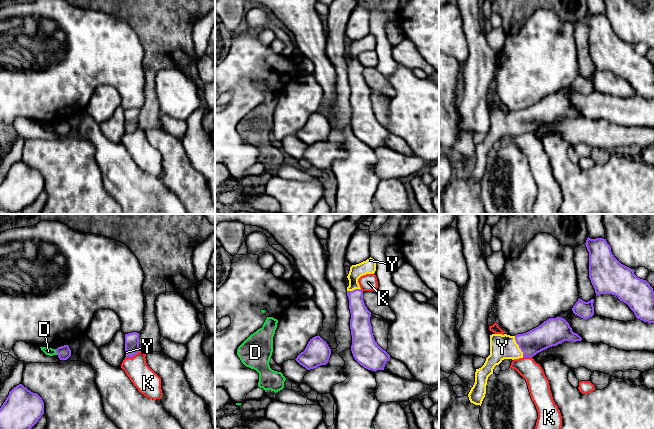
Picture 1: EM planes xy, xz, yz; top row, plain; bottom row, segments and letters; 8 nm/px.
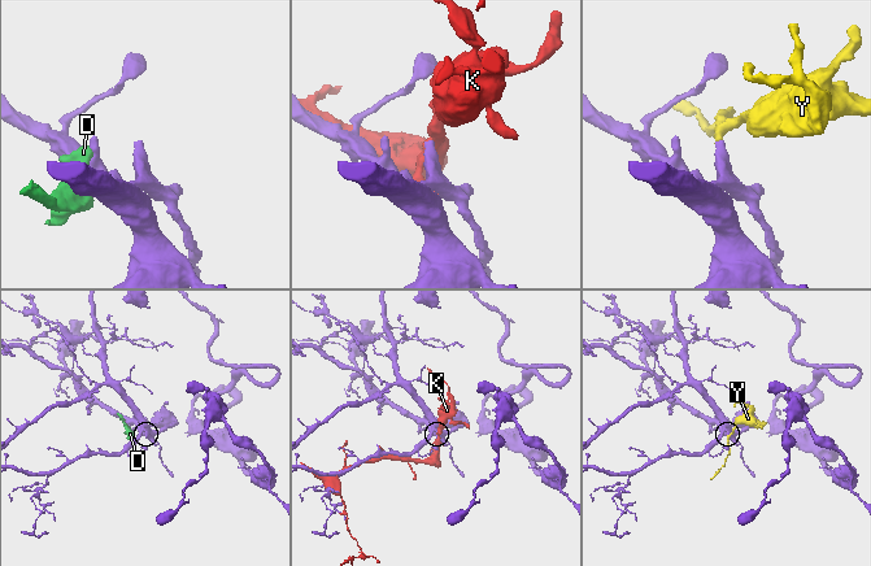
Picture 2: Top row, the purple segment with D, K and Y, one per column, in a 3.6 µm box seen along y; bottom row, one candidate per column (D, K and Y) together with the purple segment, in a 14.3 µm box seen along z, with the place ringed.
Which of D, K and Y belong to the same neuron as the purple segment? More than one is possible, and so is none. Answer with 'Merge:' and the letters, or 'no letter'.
Merge: Y

